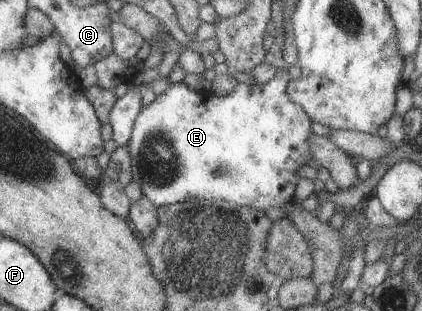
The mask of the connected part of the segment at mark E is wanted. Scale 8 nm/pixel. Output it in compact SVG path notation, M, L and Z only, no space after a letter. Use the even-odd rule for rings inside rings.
M288 67L278 69L277 74L271 81L265 84L246 84L240 82L235 85L234 90L225 96L215 95L213 91L194 91L186 85L183 81L180 83L170 84L164 93L156 96L154 101L148 106L141 106L140 111L137 113L135 122L133 123L133 132L131 140L129 141L129 151L131 155L131 171L133 181L140 184L144 196L149 197L157 207L167 206L178 202L186 202L188 199L224 199L224 201L232 201L236 206L246 206L259 212L265 212L268 208L280 208L288 202L296 200L294 190L298 183L299 177L296 171L310 163L314 159L311 145L311 135L313 134L310 127L312 121L306 115L306 112L294 103L288 95L286 83L288 79L292 79L288 74Z

